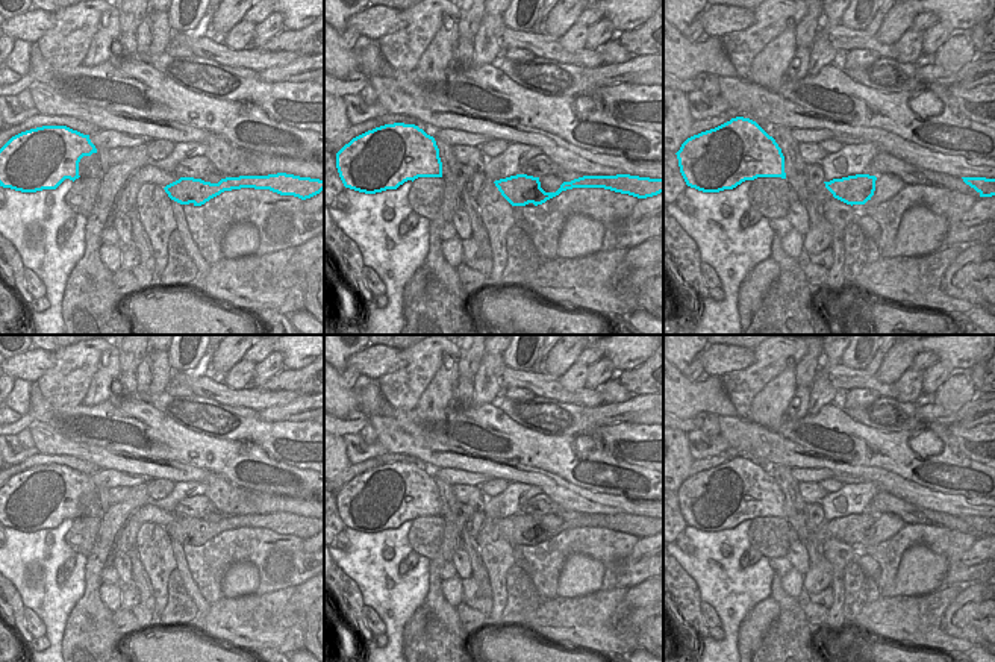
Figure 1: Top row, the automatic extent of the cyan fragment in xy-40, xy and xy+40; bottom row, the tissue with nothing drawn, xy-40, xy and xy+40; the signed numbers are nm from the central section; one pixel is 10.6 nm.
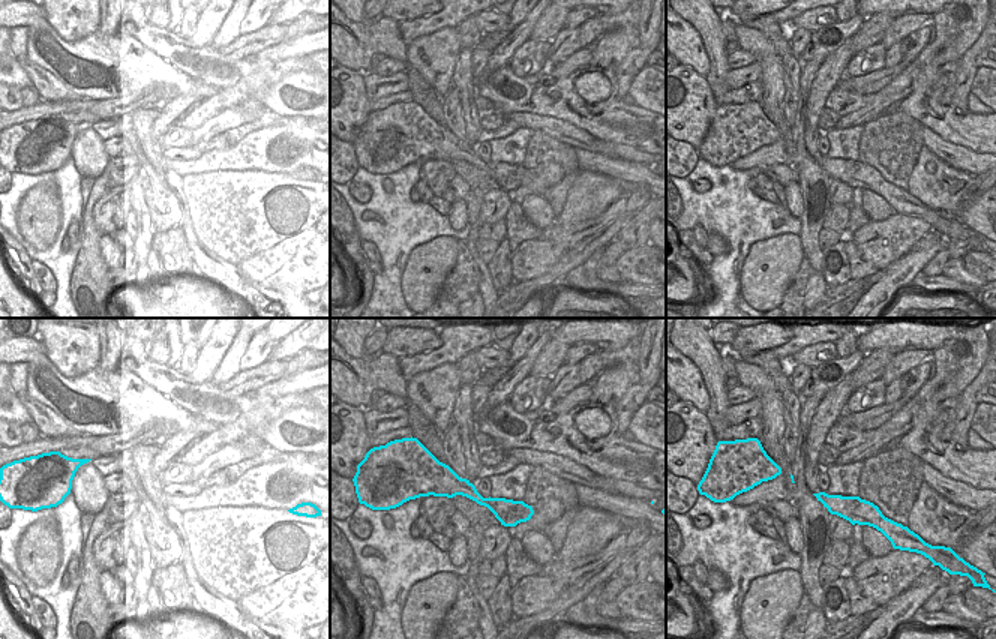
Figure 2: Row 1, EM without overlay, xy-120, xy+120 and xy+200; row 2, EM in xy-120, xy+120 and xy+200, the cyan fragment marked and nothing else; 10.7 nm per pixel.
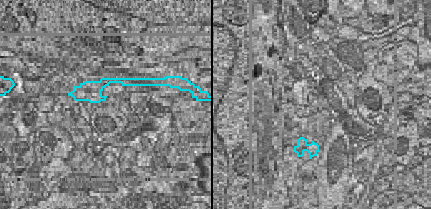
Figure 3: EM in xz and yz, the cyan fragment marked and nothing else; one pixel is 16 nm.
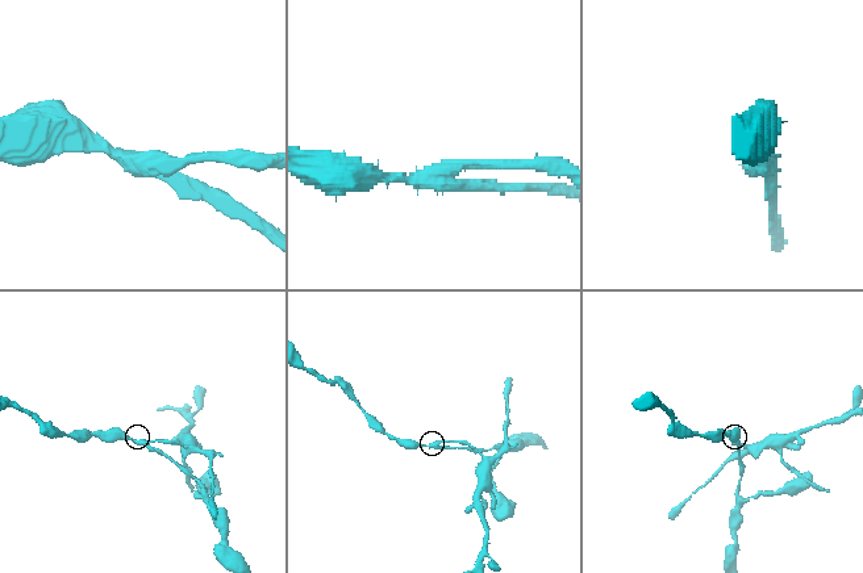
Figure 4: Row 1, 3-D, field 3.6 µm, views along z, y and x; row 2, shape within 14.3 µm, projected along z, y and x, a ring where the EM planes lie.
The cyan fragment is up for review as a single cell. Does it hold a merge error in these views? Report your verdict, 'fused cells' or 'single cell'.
fused cells

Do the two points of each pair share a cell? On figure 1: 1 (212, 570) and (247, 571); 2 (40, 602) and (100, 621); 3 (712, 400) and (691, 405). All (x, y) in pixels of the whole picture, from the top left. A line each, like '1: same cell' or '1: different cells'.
1: different cells
2: different cells
3: same cell

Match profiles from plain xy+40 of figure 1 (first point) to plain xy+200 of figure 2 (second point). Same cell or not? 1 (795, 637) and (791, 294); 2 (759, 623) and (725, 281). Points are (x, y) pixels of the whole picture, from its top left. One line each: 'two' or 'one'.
1: one
2: two

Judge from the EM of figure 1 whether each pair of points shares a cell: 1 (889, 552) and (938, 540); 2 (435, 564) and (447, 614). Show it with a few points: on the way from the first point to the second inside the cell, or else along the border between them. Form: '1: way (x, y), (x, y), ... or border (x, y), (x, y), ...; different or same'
1: way (901, 541), (912, 533), (926, 535); same
2: way (435, 576), (435, 602); same

